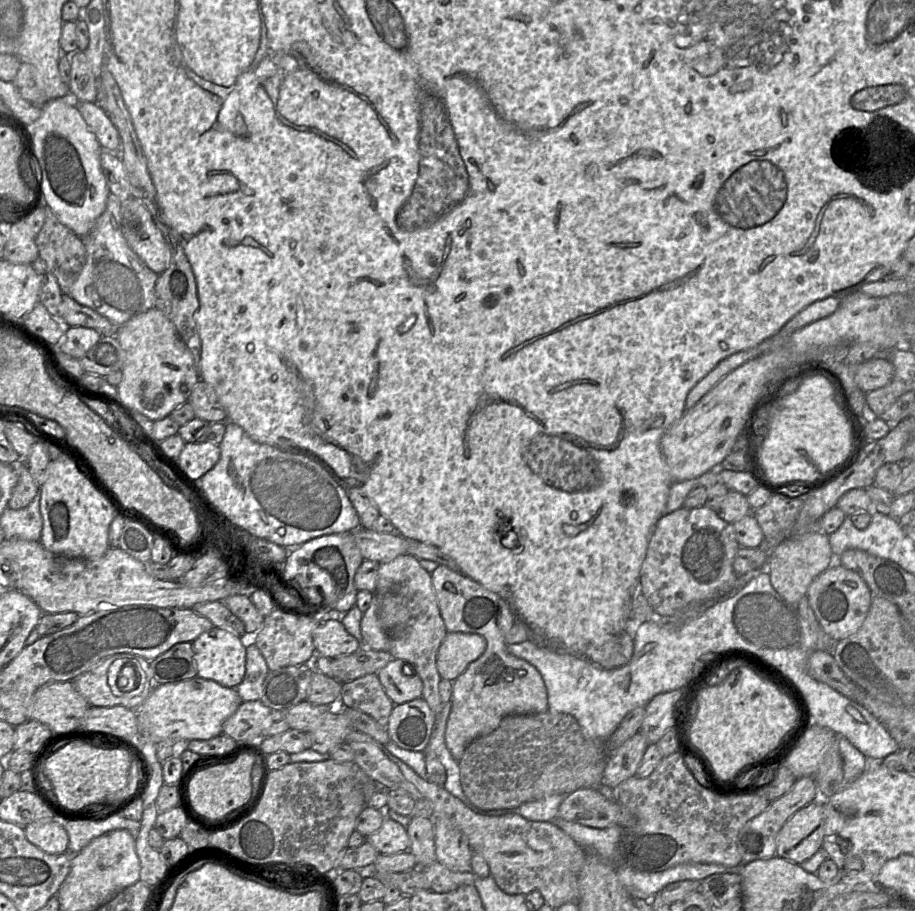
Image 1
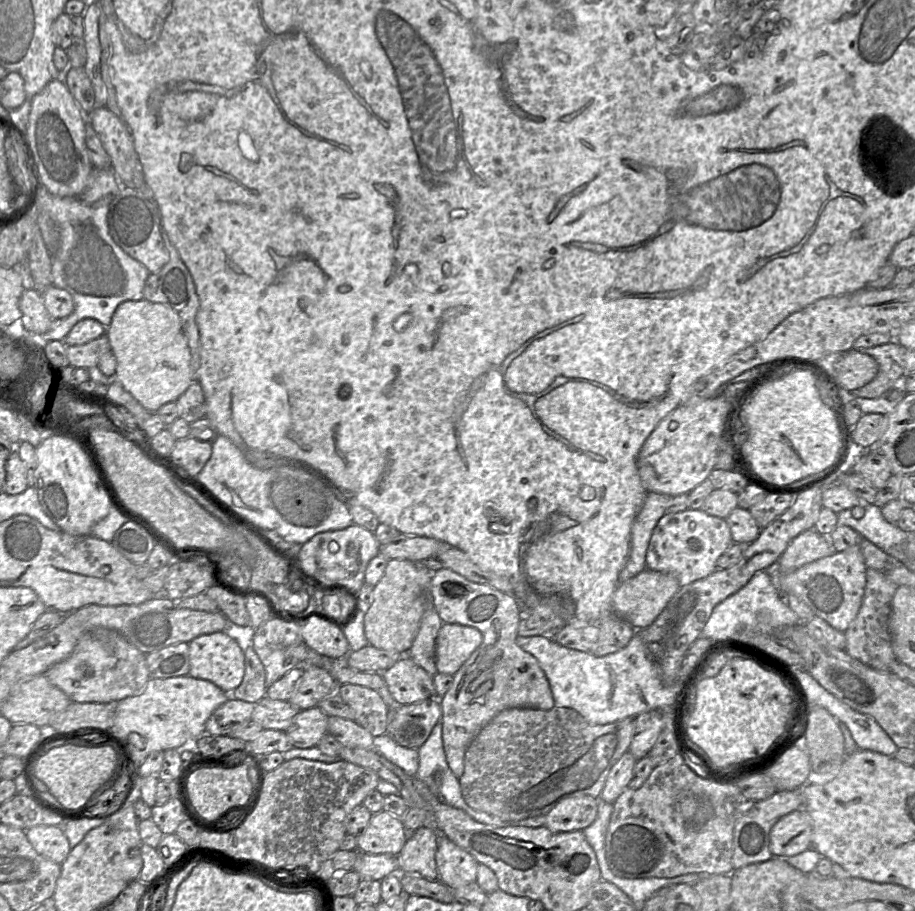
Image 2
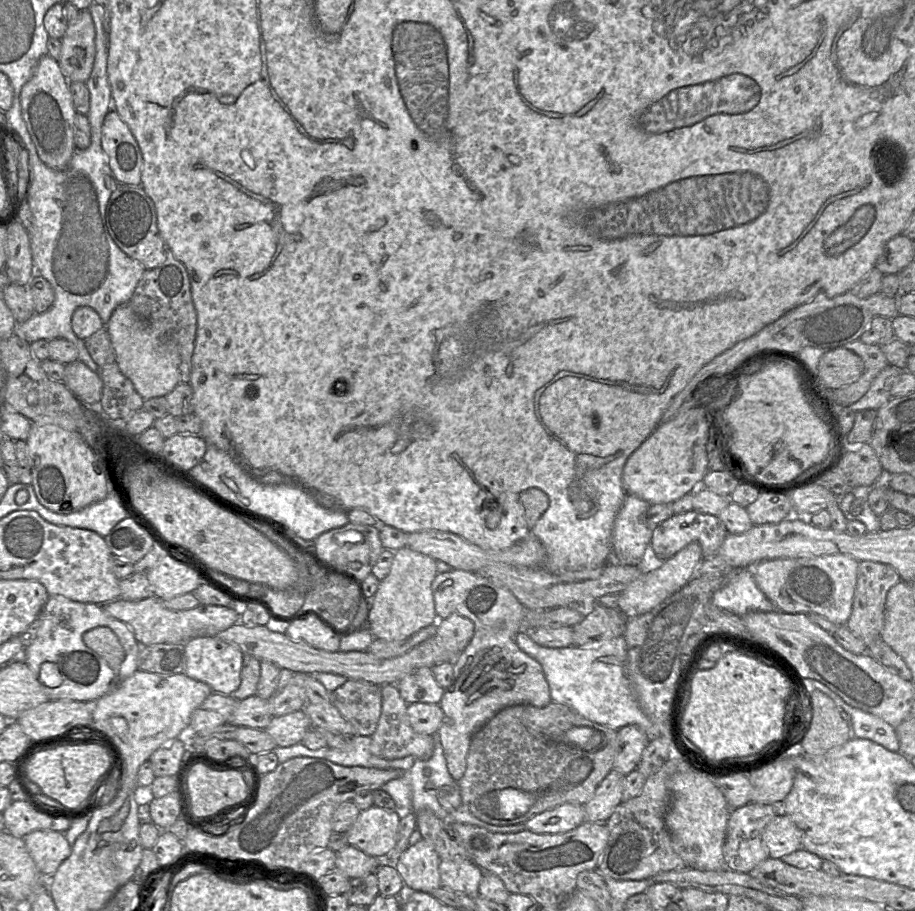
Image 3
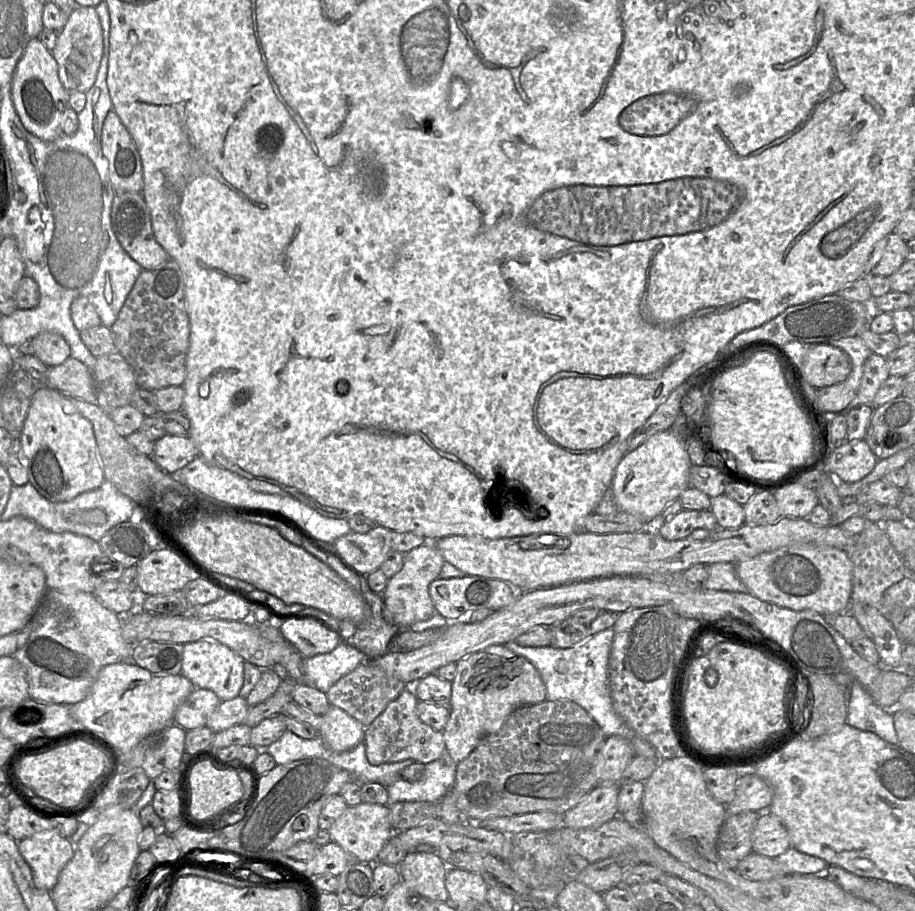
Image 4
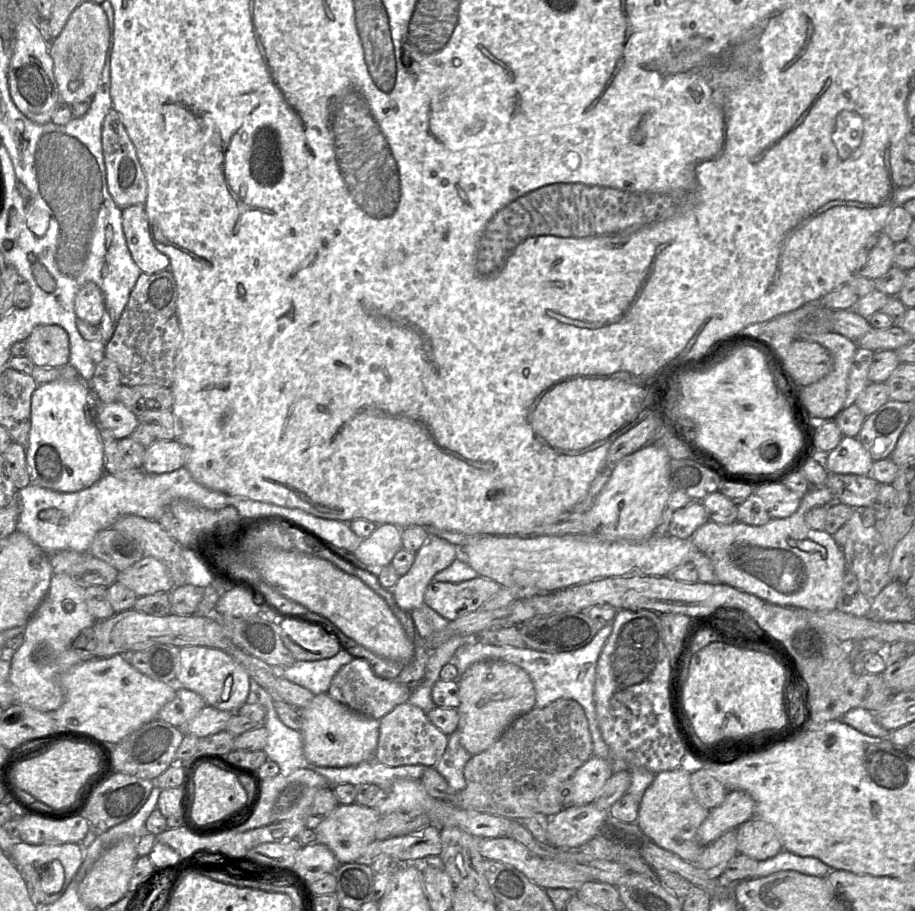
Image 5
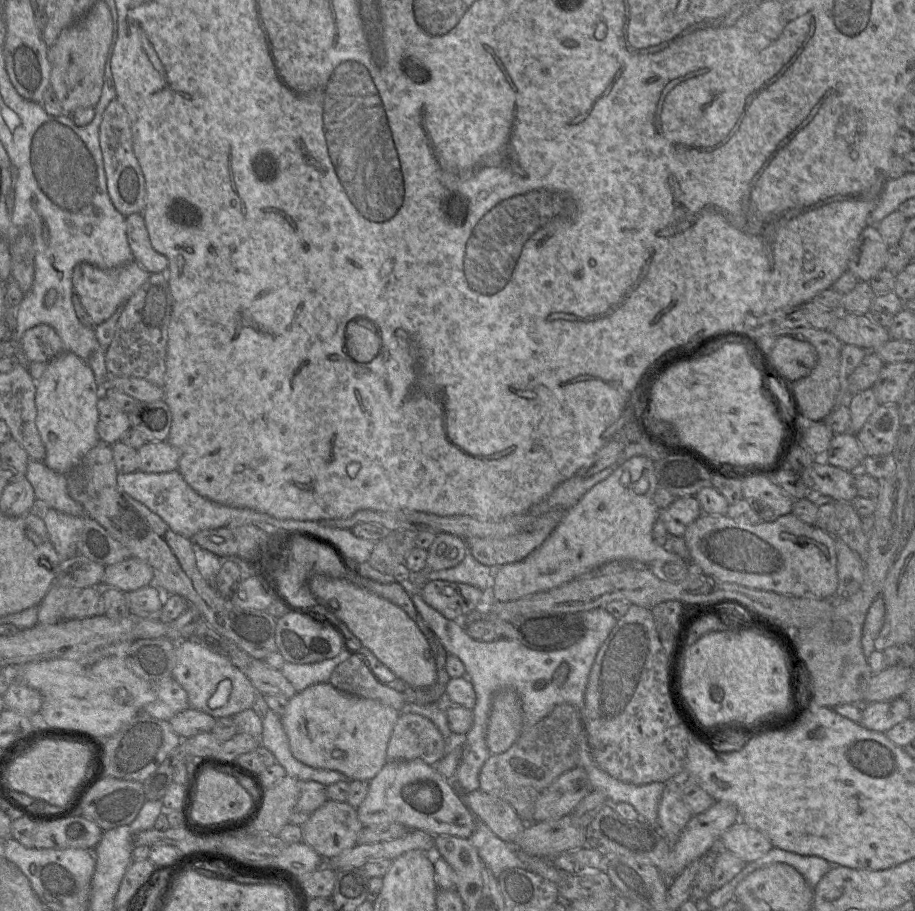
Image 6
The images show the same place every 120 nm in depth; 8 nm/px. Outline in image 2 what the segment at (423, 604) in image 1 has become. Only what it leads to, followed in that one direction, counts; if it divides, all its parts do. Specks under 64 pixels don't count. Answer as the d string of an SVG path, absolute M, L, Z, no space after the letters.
M430 600L421 619L419 632L407 655L422 667L431 677L438 673L436 669L436 641L443 622Z

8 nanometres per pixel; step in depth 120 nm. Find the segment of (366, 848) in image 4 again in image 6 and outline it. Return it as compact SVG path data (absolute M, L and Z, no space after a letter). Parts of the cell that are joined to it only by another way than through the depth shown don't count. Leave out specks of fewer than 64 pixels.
M328 799L299 826L302 842L313 848L324 860L330 860L357 844L357 835L363 824L356 808L347 802Z

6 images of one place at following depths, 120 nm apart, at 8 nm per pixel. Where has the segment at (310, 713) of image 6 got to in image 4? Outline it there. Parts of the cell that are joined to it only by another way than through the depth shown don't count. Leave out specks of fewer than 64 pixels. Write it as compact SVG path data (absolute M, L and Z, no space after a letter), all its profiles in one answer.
M331 705L322 715L319 737L333 752L339 753L354 748L364 740L365 728L342 709Z

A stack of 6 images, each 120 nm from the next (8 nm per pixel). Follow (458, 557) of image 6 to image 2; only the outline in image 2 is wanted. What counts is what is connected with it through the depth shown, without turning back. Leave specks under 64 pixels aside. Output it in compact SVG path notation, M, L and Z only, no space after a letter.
M390 559L385 573L373 590L373 602L365 613L364 631L369 644L387 651L396 651L407 654L420 628L421 619L429 600L429 589L432 572L421 562L410 560Z

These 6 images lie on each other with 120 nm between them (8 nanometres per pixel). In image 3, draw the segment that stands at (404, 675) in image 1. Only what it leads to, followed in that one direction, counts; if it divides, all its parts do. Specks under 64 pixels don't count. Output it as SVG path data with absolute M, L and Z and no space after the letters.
M421 667L405 675L396 686L407 704L415 702L439 704L445 692L429 667Z

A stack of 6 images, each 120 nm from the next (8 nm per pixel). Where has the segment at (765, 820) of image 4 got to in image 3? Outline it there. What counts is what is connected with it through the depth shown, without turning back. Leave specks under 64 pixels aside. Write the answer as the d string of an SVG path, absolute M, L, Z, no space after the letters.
M781 811L768 823L763 832L768 856L781 859L802 848L802 833L795 823Z

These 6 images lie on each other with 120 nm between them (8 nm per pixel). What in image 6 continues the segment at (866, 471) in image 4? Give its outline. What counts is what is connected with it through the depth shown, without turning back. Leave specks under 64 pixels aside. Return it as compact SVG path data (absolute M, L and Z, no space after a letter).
M835 434L826 451L826 462L847 472L858 472L866 455L855 434Z

